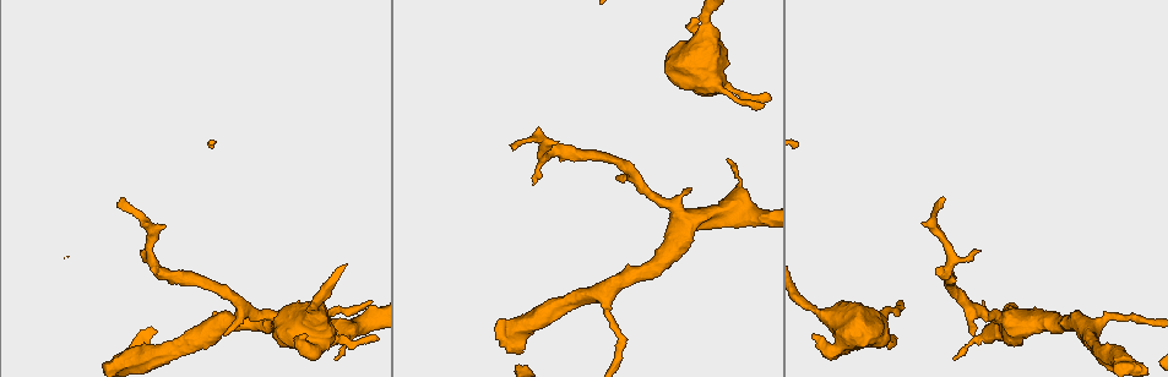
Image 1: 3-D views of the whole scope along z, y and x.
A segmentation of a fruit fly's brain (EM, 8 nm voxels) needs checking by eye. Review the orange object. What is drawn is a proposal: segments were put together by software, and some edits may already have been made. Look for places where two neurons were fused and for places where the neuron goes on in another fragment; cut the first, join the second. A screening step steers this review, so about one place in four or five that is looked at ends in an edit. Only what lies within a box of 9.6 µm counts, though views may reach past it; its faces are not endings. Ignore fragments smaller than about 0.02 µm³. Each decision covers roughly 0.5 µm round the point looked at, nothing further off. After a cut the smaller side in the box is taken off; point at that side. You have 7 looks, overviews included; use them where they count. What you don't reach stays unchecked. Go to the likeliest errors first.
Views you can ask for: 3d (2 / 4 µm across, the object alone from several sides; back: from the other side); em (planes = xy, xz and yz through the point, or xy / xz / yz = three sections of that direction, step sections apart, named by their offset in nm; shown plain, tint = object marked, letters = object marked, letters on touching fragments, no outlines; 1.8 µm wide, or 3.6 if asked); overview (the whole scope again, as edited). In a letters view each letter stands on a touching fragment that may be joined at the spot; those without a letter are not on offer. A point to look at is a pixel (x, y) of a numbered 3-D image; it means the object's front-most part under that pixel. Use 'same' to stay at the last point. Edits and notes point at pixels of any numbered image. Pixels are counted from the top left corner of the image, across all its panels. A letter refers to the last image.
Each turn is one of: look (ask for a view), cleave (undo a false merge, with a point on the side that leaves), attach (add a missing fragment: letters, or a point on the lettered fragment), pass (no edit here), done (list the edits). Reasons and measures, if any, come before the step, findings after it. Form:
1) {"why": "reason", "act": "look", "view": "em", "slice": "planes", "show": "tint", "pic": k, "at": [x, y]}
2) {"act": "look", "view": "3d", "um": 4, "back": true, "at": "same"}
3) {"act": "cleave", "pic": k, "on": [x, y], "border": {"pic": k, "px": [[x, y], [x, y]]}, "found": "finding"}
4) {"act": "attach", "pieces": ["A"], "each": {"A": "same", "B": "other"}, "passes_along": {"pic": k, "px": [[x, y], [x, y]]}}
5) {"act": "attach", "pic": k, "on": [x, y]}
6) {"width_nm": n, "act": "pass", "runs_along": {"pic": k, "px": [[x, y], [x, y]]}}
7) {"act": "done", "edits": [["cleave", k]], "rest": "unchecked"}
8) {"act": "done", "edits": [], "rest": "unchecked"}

{"why": "an open end", "act": "look", "view": "3d", "um": 4, "pic": 1, "at": [224, 335]}

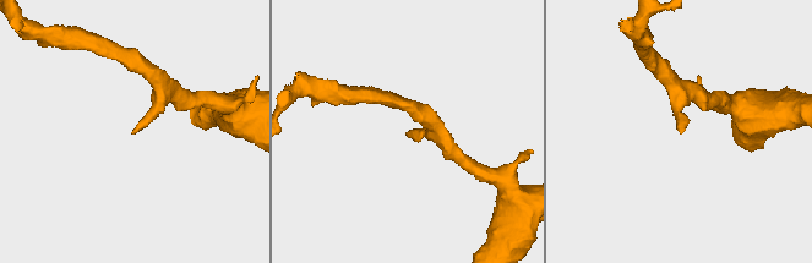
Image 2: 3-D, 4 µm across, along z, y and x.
{"act": "look", "view": "em", "um": 3.6, "slice": "planes", "show": "letters", "pic": 2, "at": [407, 132]}

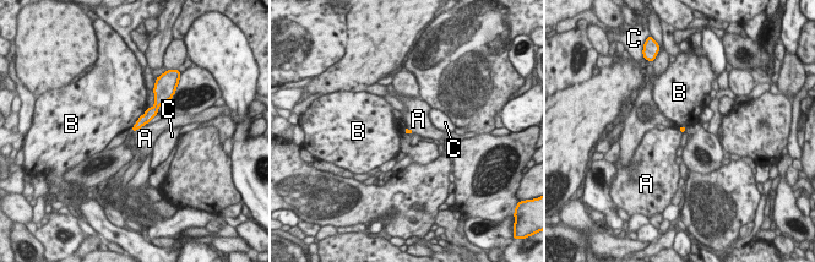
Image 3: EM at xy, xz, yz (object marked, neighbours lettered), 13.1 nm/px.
{"act": "pass", "each": {"A": "other", "B": "other", "C": "other"}, "border": {"pic": 3, "px": [[144, 125], [131, 131]]}, "found": "no lettered fragment goes on from it"}

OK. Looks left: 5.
{"why": "branch stops here", "act": "look", "view": "em", "slice": "planes", "show": "plain", "pic": 1, "at": [120, 200]}

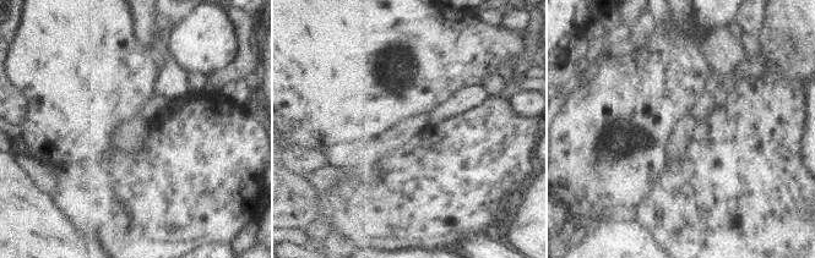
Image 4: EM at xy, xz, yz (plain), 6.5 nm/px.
{"why": "see the neighbours", "act": "look", "view": "em", "slice": "planes", "show": "letters", "at": "same"}

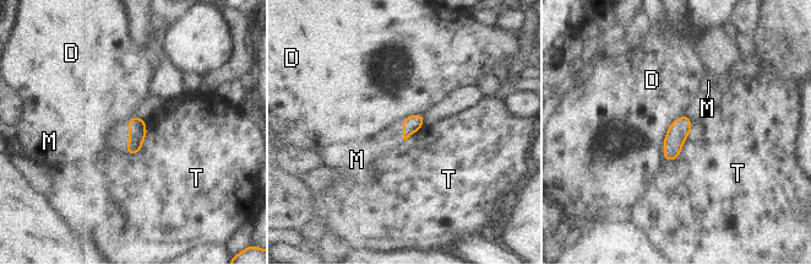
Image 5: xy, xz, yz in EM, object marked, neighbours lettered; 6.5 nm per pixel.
{"longest_contact_nm": ["D", 340], "act": "attach", "pieces": ["M"], "each": {"D": "other", "M": "same", "T": "other"}, "passes_along": {"pic": 5, "px": [[137, 133], [129, 133], [118, 138]]}, "found": "it goes on there"}

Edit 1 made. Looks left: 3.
{"why": "an open end", "act": "look", "view": "em", "um": 3.6, "slice": "xz", "step": 4, "show": "tint", "pic": 1, "at": [298, 301]}

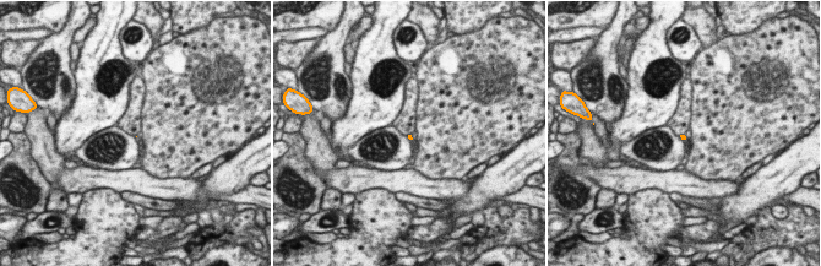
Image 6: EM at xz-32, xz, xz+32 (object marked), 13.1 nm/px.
{"act": "look", "view": "em", "um": 3.6, "slice": "planes", "show": "letters", "at": "same"}

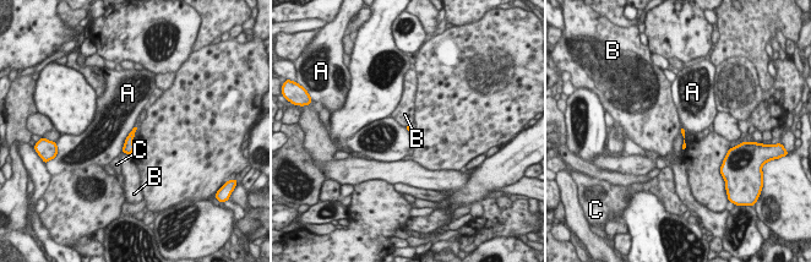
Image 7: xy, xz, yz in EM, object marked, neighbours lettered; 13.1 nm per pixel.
{"act": "pass", "each": {"A": "other", "B": "other", "C": "other"}, "border": {"pic": 7, "px": [[136, 126], [126, 137], [120, 152]]}, "found": "no lettered fragment goes on from it"}

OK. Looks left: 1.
{"act": "done", "edits": [["attach", 5]], "rest": "unchecked"}

